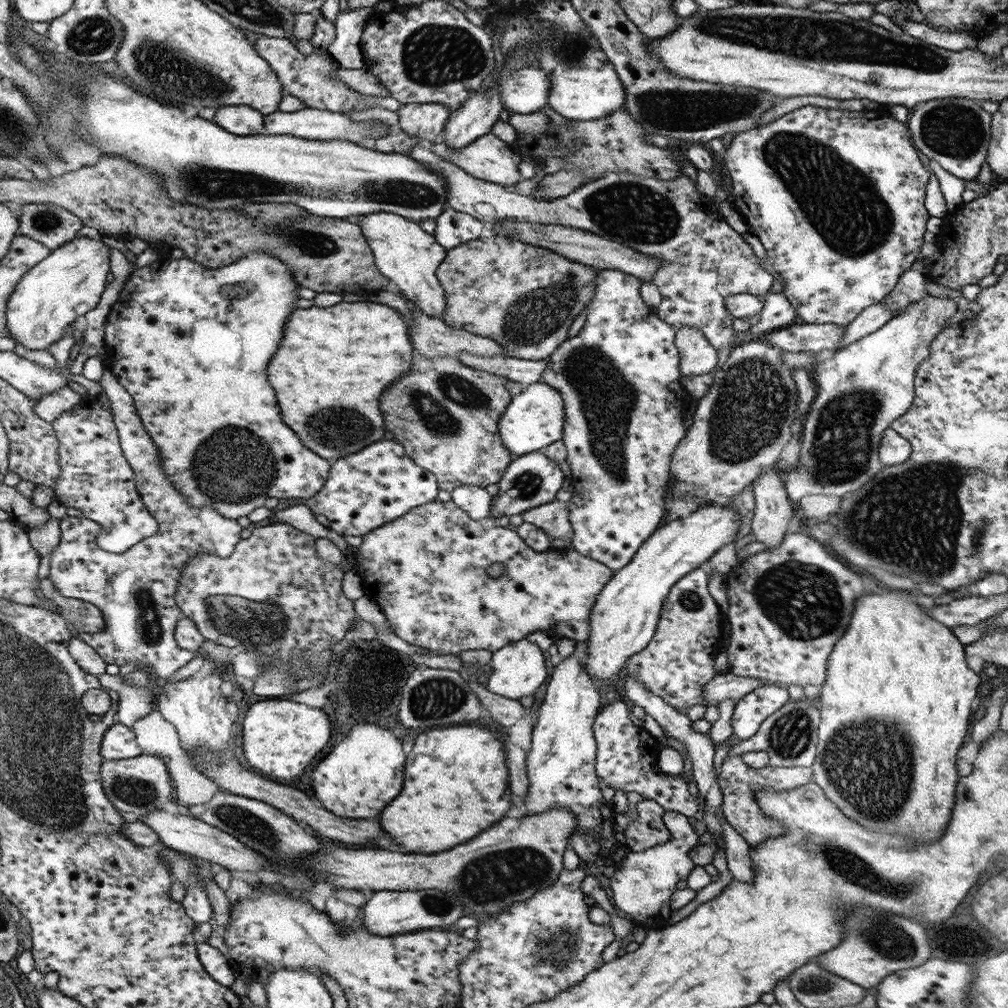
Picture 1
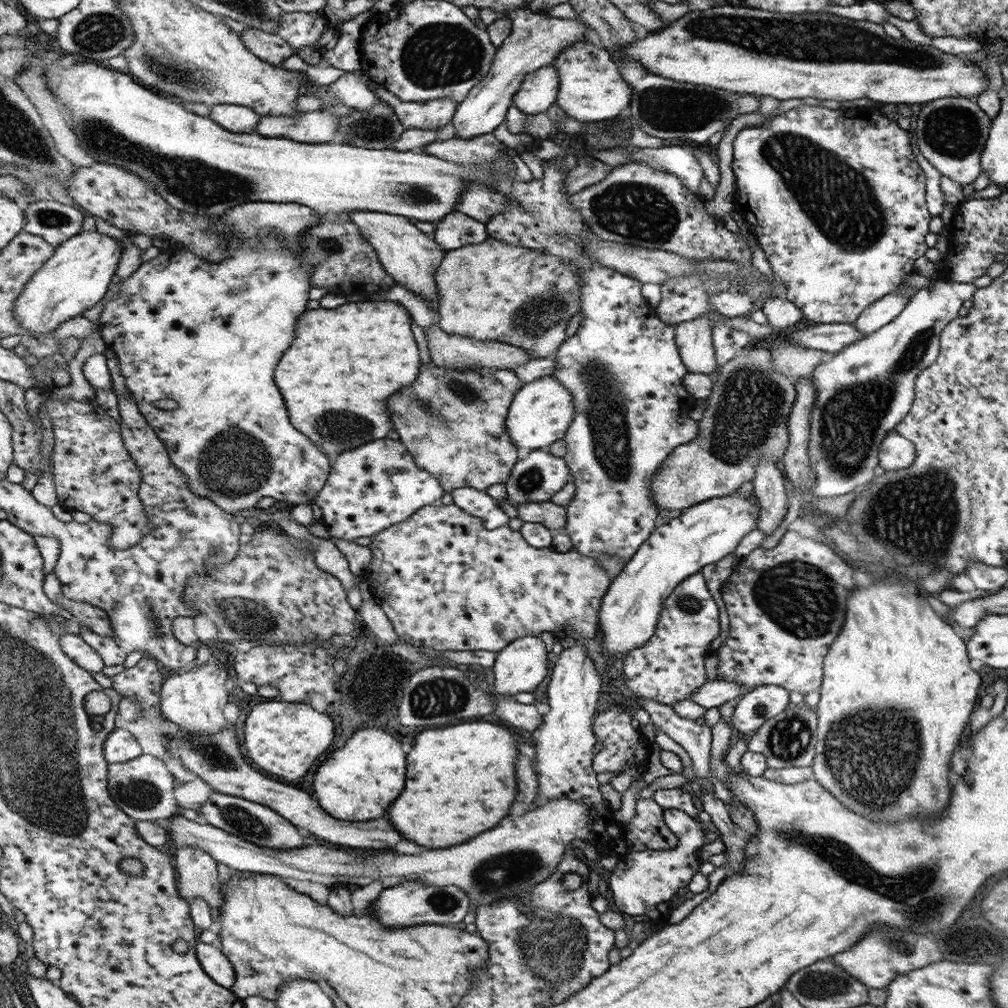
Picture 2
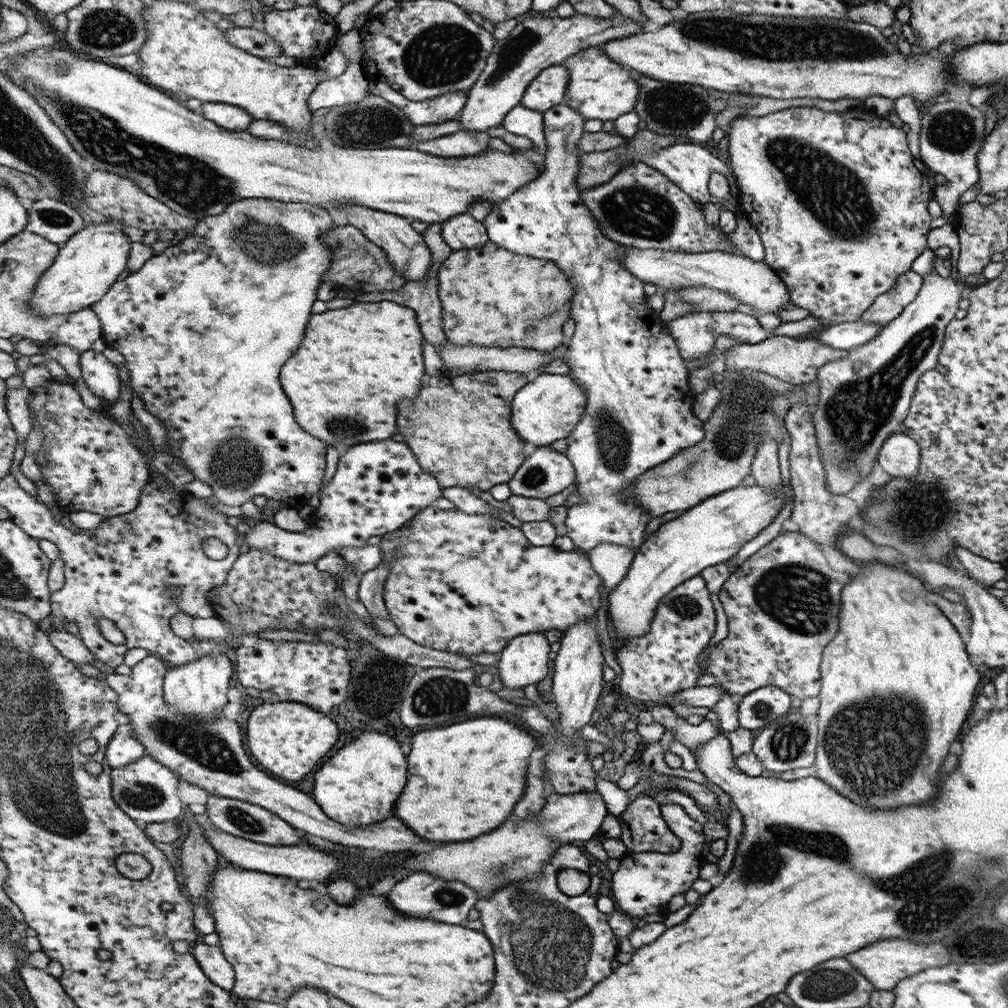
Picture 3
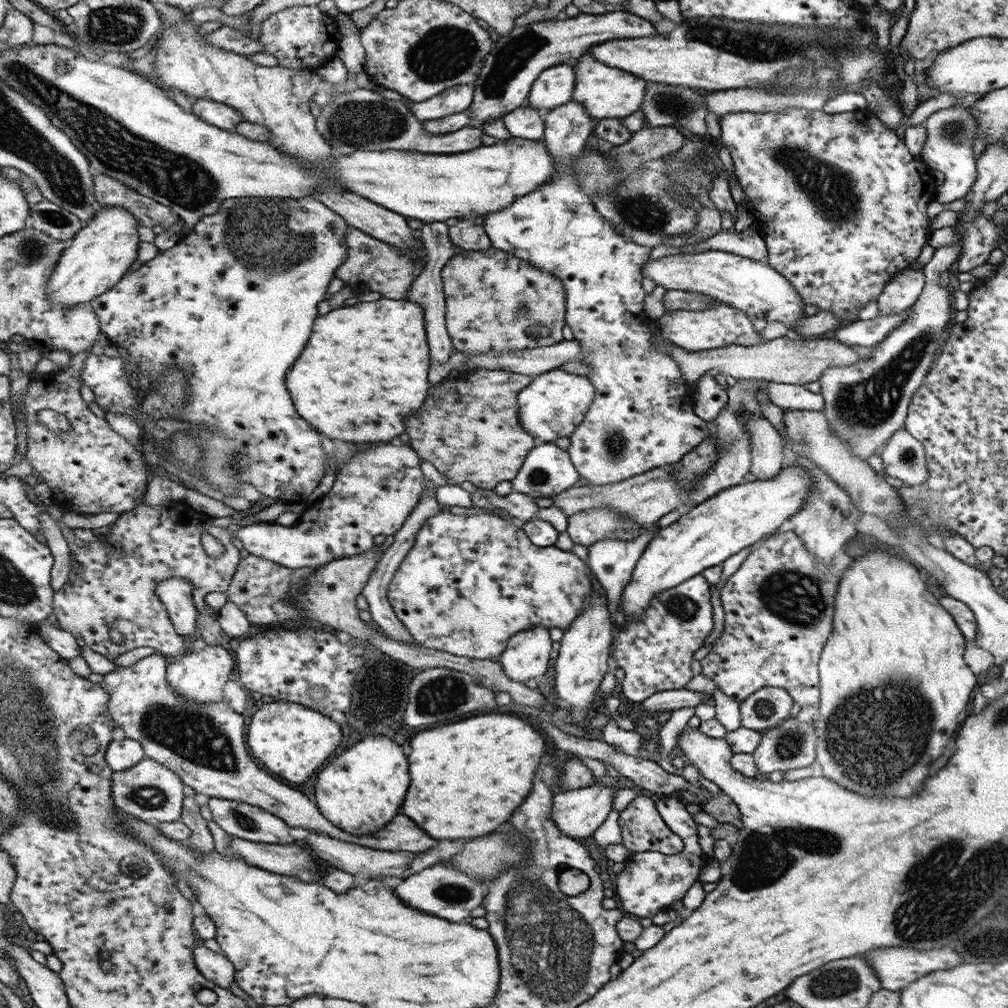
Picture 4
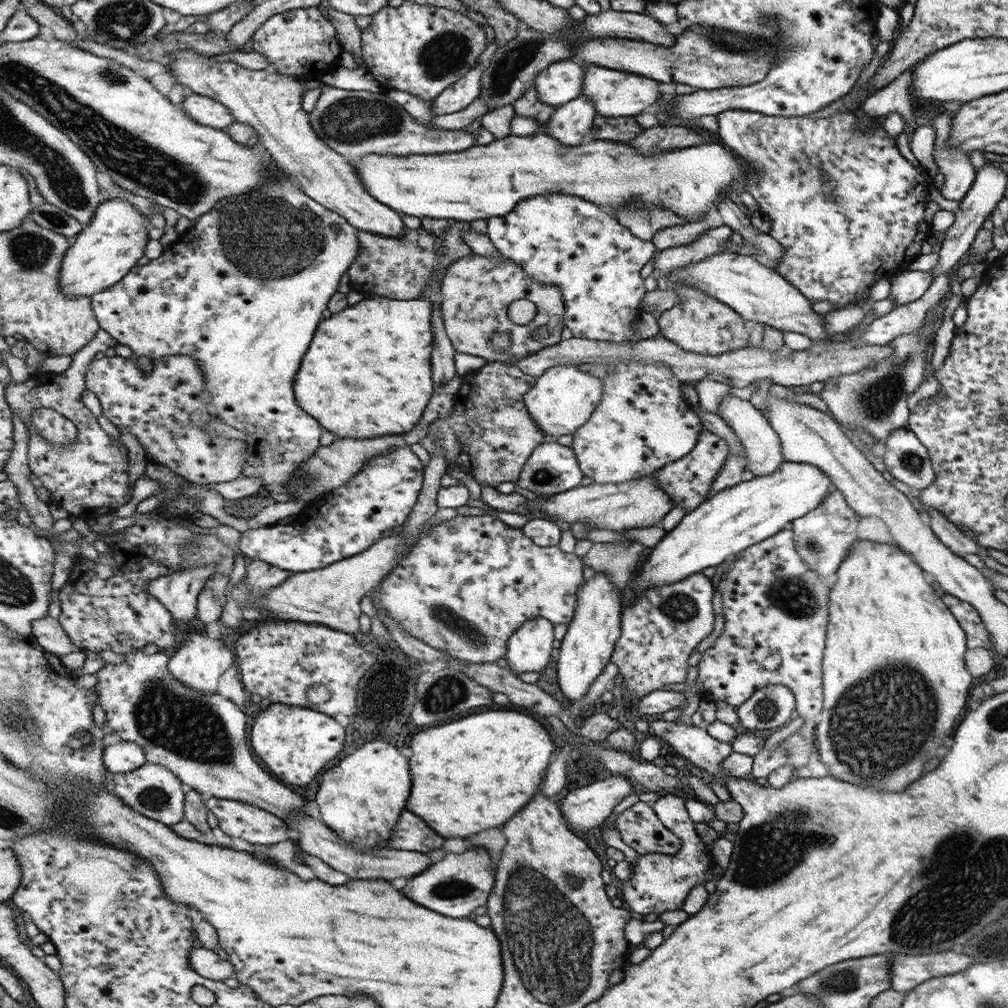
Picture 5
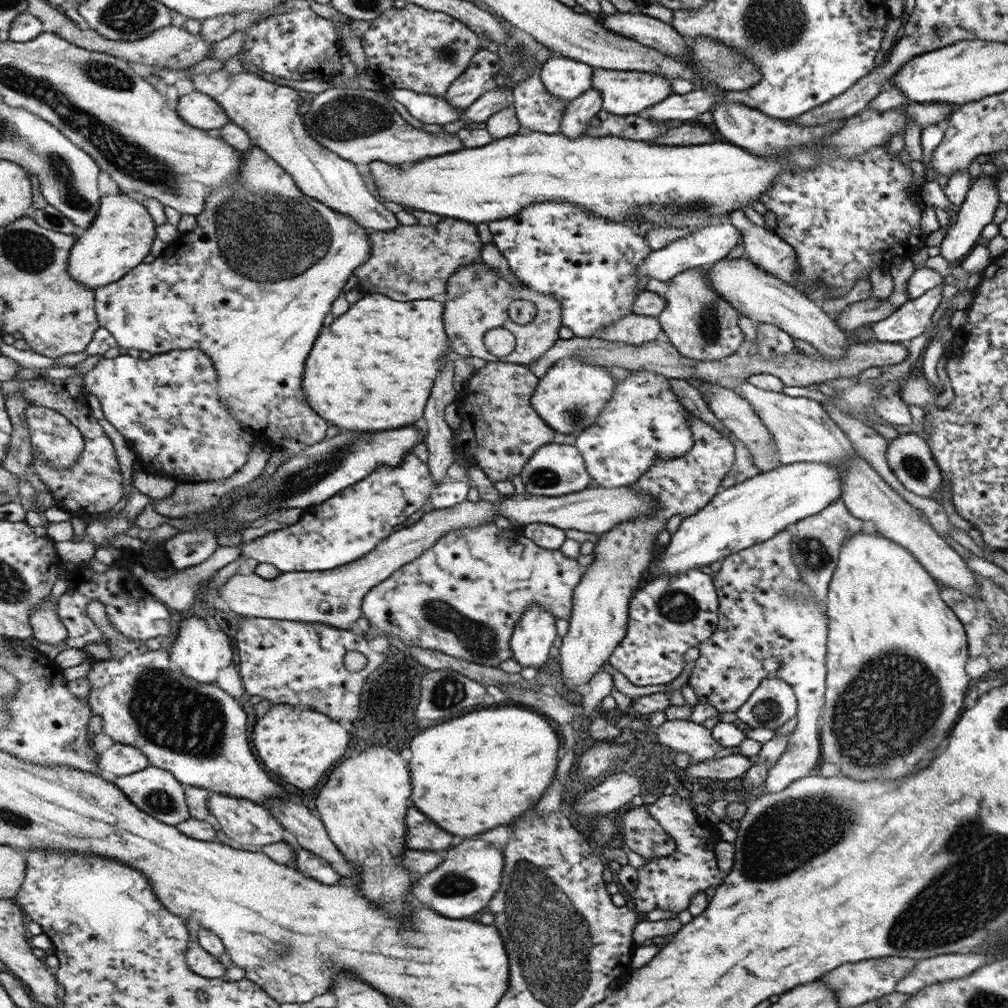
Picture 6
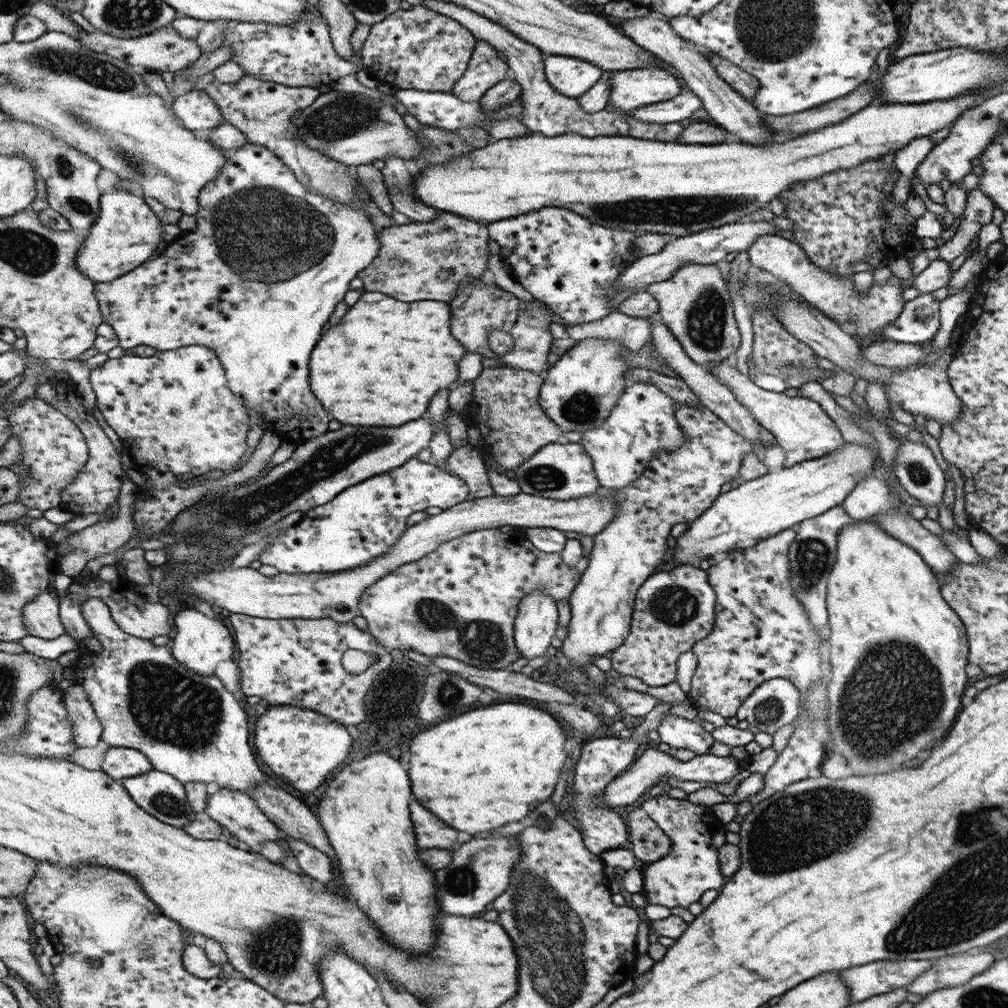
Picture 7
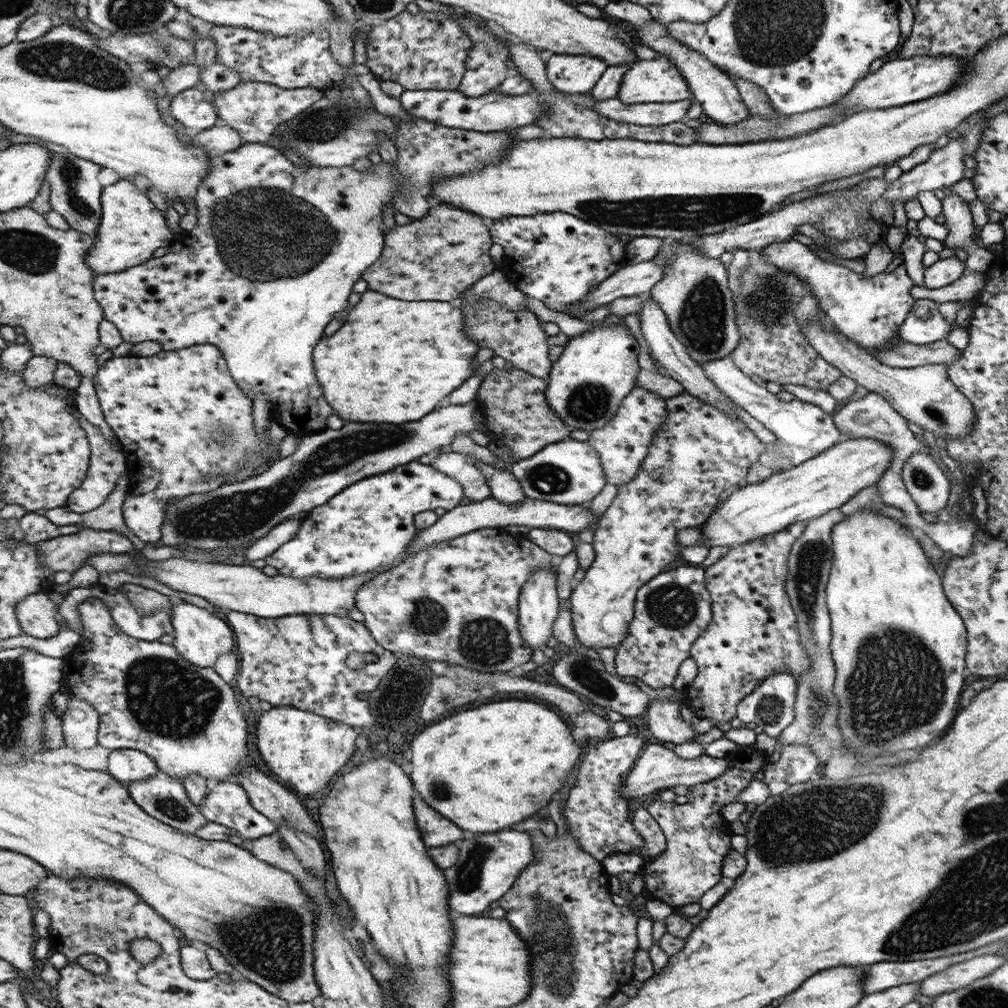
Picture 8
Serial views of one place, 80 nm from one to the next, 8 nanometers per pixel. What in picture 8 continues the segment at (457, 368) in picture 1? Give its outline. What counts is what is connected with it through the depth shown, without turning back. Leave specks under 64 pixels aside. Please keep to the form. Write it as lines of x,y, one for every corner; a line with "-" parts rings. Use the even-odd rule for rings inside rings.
513,368
512,370
492,369
480,385
477,398
485,404
486,434
494,442
505,444
513,452
513,463
530,458
547,445
561,442
571,435
569,425
550,408
545,392
549,381
542,377

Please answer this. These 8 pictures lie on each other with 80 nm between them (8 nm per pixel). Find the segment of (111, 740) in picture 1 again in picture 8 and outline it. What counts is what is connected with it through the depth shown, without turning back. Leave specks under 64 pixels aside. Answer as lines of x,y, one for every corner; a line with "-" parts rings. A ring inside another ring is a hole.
118,749
110,753
106,771
122,784
149,780
160,769
153,757
134,749

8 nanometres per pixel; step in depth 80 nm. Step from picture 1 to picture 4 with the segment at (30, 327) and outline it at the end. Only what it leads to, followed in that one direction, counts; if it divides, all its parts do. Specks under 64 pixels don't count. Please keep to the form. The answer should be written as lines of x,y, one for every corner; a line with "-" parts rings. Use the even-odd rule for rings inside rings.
102,208
96,216
84,224
82,231
74,236
69,247
65,248
64,254
58,259
57,266
50,275
49,286
46,287
50,302
62,308
74,308
78,304
91,303
93,299
98,298
97,296
120,283
138,256
138,242
140,242
138,225
137,217
124,208

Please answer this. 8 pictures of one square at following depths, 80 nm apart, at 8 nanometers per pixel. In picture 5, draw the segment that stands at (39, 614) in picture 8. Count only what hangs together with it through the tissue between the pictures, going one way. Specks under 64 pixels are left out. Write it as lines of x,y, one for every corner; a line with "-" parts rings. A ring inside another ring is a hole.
50,615
33,620
32,634
36,637
38,645
48,649
58,658
76,651
69,634
63,629
59,620

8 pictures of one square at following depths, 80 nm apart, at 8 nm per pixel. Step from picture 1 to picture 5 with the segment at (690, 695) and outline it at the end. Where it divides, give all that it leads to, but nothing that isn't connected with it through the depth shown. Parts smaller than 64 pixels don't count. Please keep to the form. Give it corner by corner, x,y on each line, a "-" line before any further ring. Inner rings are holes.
696,573
672,584
652,587
624,607
623,634
617,640
612,662
624,677
623,684
632,699
640,700
650,692
687,679
688,656
714,630
714,588
710,579

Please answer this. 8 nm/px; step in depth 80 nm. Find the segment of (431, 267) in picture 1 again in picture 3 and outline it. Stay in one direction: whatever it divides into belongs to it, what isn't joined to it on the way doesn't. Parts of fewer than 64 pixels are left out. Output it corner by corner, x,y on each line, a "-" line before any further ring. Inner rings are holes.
342,204
342,206
338,206
338,210
346,214
348,218
347,224
360,228
361,232
369,238
369,241
373,241
374,244
381,246
385,250
391,265
401,275
404,275
408,282
419,281
425,279
427,274
429,275
429,268
433,263
433,253
430,252
422,234
412,228
410,219
366,208
366,206
360,206
360,204
356,204
356,206
354,204

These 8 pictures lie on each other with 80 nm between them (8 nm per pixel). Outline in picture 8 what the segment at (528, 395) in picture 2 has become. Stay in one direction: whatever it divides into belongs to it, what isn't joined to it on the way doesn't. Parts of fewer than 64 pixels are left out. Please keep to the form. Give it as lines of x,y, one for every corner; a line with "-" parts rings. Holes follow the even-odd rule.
598,325
593,331
569,337
557,361
553,361
545,395
550,408
571,430
593,431
608,424
636,386
640,372
640,344
624,325

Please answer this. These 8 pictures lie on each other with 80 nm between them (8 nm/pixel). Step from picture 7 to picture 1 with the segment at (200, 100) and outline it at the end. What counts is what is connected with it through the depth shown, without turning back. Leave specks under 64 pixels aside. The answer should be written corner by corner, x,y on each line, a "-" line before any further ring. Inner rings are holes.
244,105
218,107
213,121
238,136
264,135
265,115

